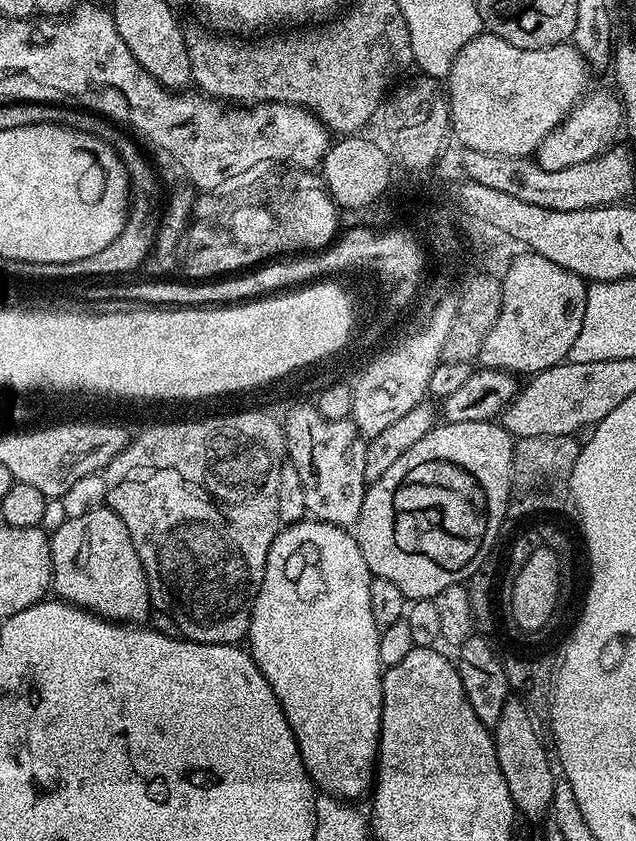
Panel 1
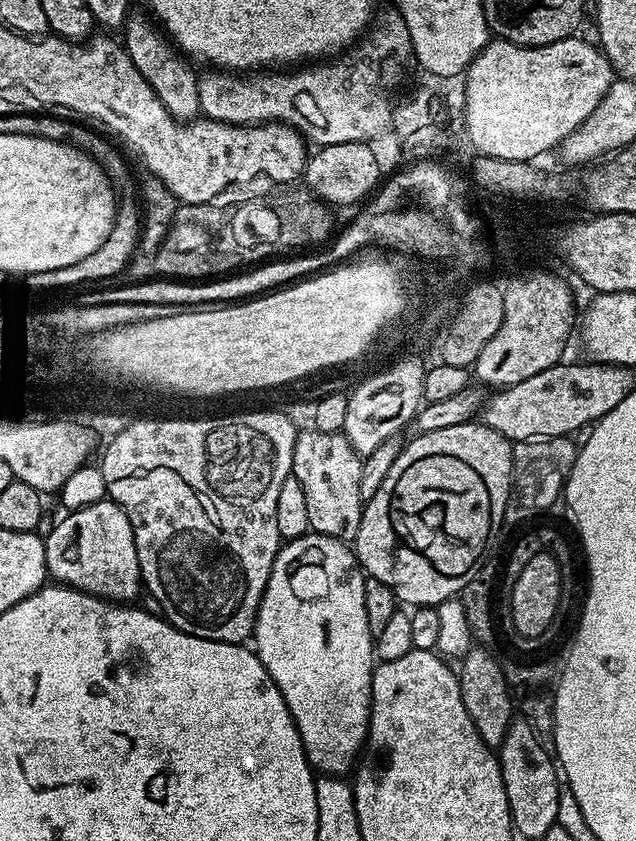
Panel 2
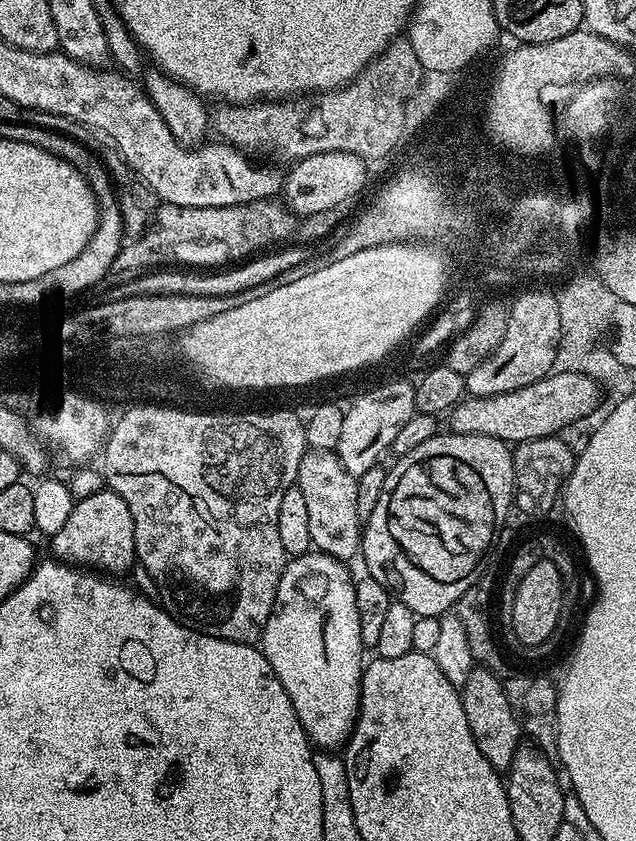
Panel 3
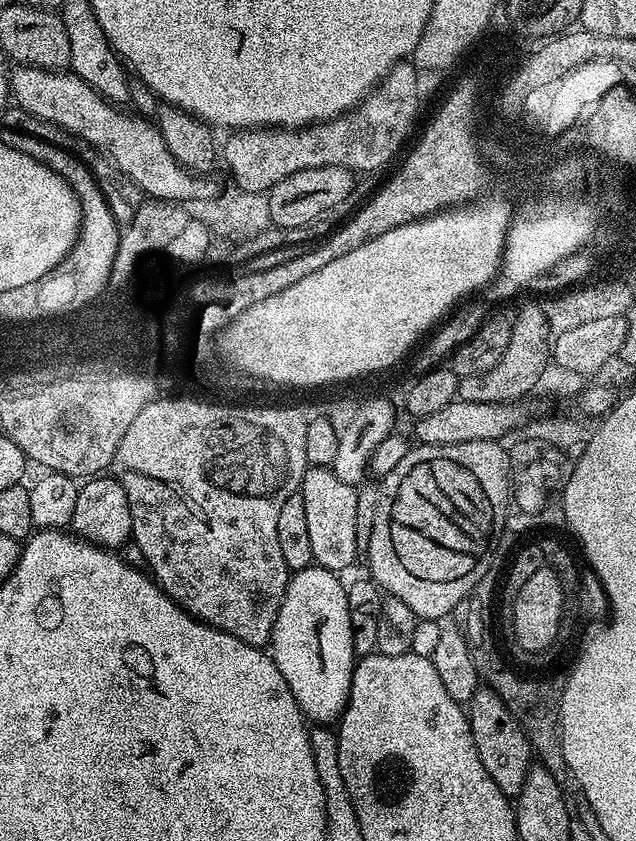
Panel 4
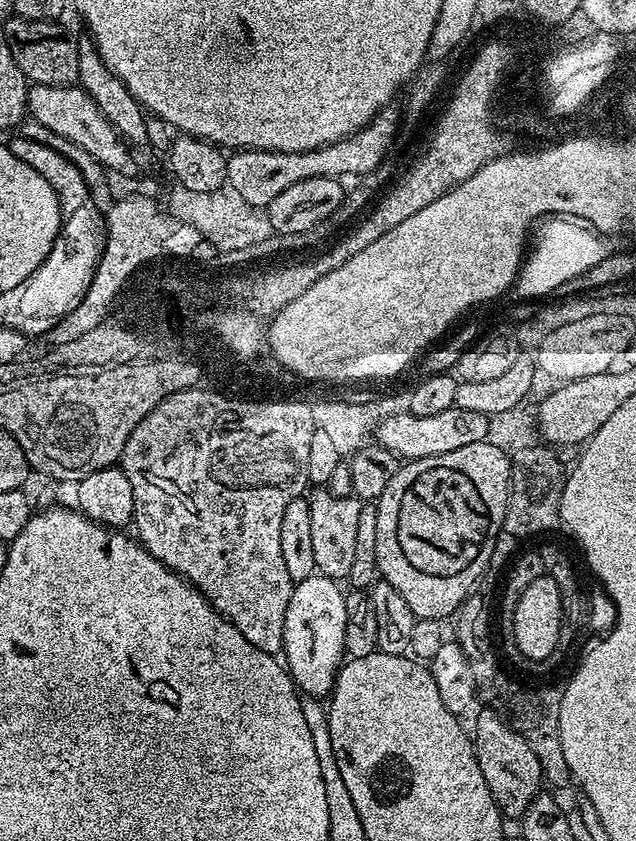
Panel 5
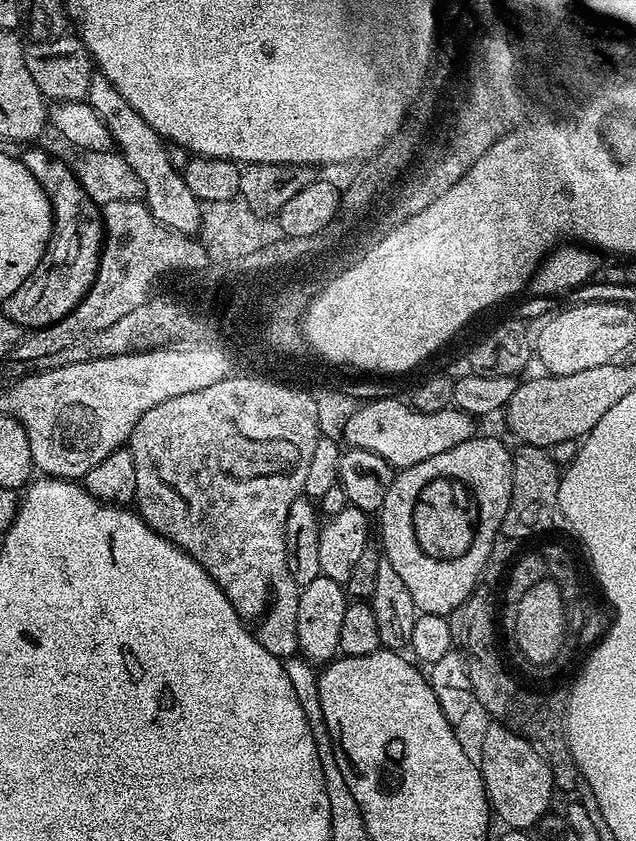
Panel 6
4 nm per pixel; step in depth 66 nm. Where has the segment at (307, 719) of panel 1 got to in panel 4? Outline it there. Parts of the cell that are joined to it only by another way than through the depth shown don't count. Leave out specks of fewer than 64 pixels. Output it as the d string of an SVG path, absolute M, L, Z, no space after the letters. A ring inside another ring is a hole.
M309 566L295 569L288 577L286 594L282 598L282 606L278 610L270 641L270 655L278 670L282 670L282 678L286 678L290 694L294 694L305 717L309 721L316 720L312 722L320 726L328 726L339 721L344 707L348 705L352 670L358 659L350 630L348 590L345 581L342 582L340 579L337 573L331 572L328 568Z

